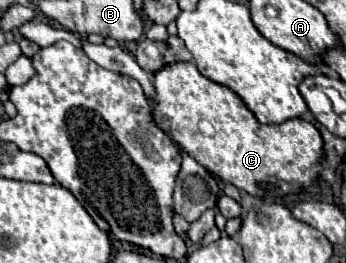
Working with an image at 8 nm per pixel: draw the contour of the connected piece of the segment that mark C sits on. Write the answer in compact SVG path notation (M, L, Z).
M175 63L169 67L163 67L159 73L153 75L155 85L155 101L153 117L155 123L169 133L169 137L189 155L193 155L209 173L219 177L225 183L233 183L237 189L257 195L261 199L271 197L285 197L289 193L313 193L319 189L319 173L323 169L325 149L323 149L323 137L317 131L317 127L301 117L289 119L279 125L263 125L257 121L253 111L243 103L243 99L233 93L229 87L215 83L207 77L203 77L195 63Z

